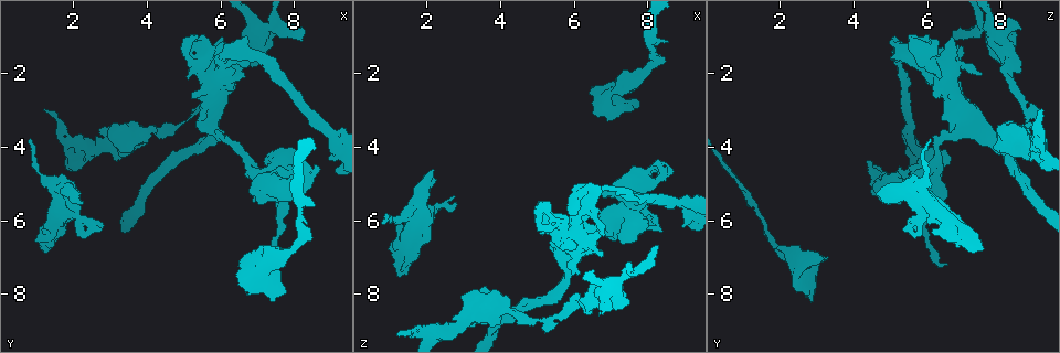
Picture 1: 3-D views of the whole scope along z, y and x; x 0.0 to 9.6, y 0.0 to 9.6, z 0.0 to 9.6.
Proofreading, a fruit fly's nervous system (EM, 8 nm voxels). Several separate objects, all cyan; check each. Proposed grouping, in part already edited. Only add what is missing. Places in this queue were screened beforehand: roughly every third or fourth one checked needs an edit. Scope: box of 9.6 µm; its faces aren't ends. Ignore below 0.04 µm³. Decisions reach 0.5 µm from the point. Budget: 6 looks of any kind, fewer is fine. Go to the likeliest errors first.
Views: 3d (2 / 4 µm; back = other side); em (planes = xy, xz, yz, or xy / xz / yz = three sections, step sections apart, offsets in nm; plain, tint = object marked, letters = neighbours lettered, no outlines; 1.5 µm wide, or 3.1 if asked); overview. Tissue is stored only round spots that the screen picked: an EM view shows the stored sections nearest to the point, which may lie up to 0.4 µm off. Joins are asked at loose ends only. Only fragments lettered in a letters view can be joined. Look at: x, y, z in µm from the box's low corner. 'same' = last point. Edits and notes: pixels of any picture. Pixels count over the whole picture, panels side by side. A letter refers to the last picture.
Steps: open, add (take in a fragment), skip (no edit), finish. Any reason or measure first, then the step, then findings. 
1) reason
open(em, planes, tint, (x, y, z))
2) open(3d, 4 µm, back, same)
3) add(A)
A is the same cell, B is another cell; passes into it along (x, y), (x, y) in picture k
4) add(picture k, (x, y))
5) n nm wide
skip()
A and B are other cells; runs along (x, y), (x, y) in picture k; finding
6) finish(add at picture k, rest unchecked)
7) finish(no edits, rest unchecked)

thick end
open(3d, 4 µm, (2.15, 5.30, 4.60))

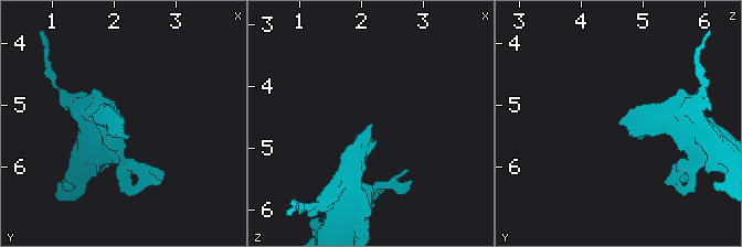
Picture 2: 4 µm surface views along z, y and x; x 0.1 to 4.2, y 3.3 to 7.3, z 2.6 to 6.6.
shape alone is not enough
open(em, yz, step 4, letters, (2.20, 5.25, 4.60))

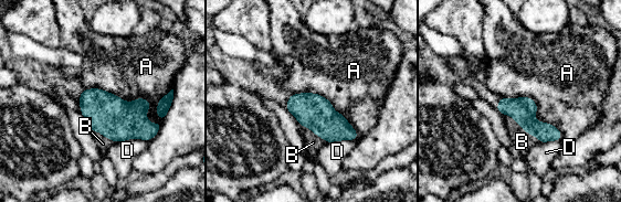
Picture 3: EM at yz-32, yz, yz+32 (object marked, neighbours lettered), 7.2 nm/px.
A touches over 550 nm
add(B)
B is the same cell, A and D are other cells; passes into it along (523, 109), (523, 127), (522, 141) in picture 3; the neuron continues

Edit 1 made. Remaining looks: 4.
free end
open(em, planes, plain, (8.20, 1.10, 6.75))

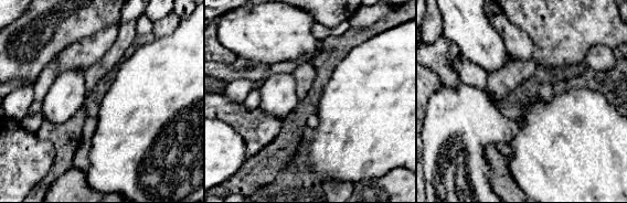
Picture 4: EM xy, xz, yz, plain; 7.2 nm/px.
open(em, planes, letters, same)

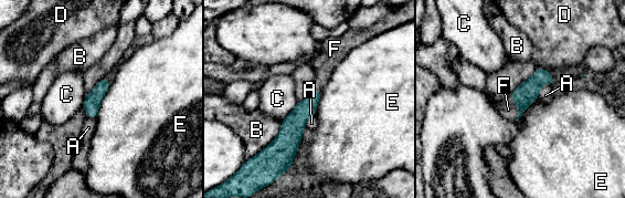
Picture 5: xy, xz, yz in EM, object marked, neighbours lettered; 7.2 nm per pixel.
120 nm wide
add(F)
F is the same cell, A, B, C, D and E are other cells; passes into it along (527, 93), (518, 107), (508, 110) in picture 5; it goes on there

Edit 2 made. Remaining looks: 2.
finish(add at picture 3, add at picture 5, rest unchecked)

